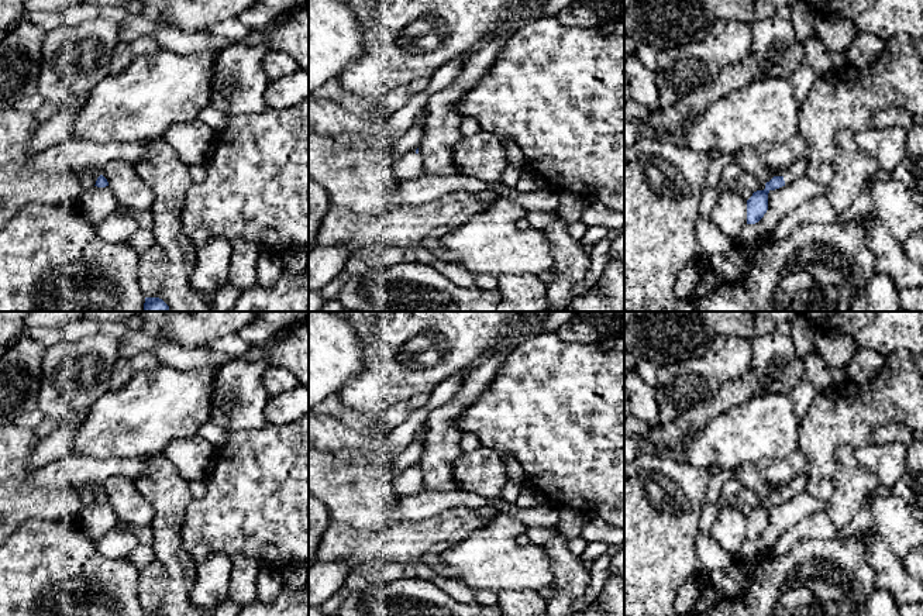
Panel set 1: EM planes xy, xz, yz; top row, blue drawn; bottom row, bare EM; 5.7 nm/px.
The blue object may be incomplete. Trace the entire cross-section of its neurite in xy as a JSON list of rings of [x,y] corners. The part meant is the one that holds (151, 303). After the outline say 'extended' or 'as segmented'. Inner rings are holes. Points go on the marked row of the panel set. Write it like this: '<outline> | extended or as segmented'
[[[145,297],[142,312],[171,312],[169,306],[159,297]]] | as segmented

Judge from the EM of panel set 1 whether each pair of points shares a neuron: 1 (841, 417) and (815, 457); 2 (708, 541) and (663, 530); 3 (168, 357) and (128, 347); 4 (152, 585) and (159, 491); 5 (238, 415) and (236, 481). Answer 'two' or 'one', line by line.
1: one
2: two
3: one
4: one
5: two

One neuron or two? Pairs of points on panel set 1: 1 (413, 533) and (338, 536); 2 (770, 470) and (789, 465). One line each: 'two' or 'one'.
1: one
2: one

